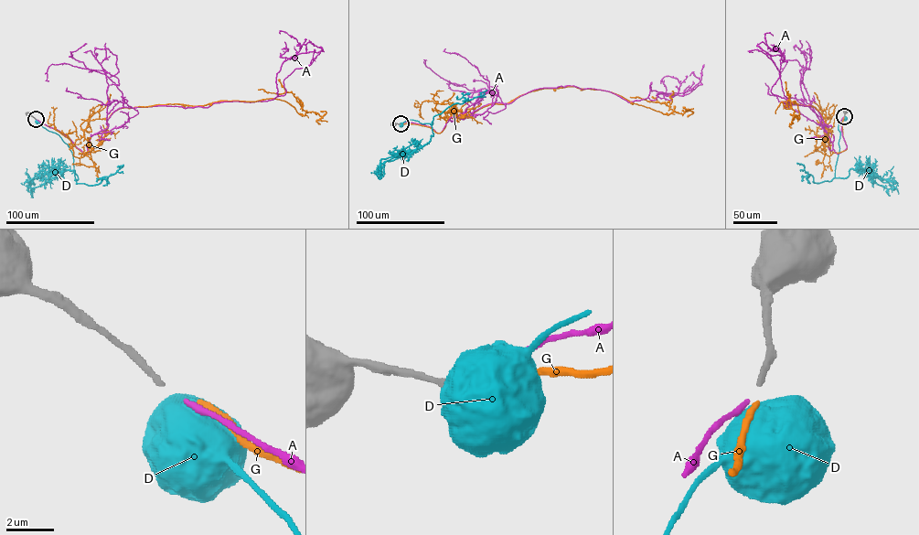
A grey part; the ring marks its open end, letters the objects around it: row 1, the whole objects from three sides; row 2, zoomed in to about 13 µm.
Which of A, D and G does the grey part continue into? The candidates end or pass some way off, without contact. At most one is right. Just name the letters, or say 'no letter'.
no letter

